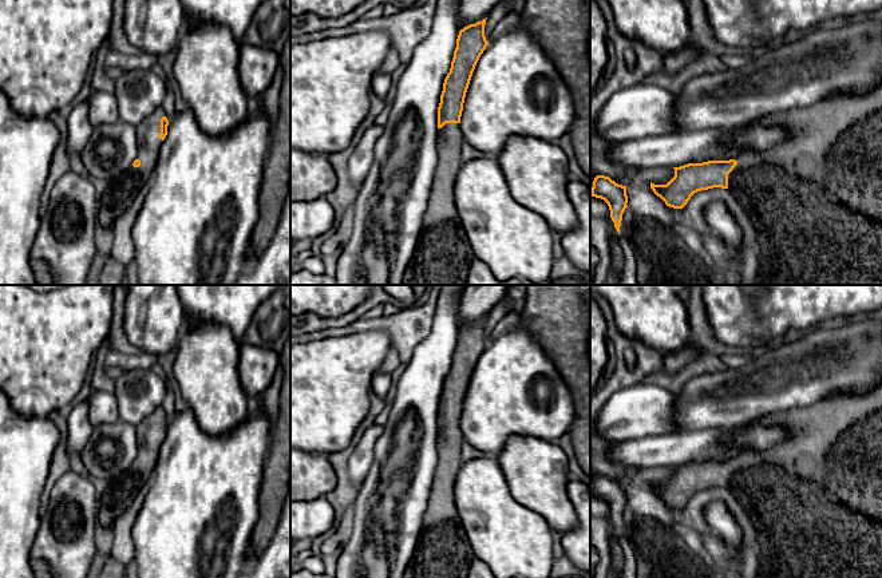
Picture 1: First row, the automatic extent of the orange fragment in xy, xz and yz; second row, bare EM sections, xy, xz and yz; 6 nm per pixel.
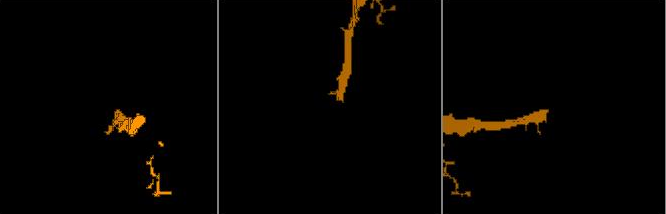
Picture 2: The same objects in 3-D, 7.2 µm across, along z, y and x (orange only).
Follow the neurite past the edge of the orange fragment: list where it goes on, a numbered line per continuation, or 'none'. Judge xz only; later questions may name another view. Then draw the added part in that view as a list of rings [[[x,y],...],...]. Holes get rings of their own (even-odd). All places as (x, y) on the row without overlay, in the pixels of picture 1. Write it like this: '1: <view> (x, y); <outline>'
1: xz (443, 551); [[[459,423],[438,428],[438,464],[423,531],[403,578],[467,578],[474,558],[454,502],[464,438]]]

